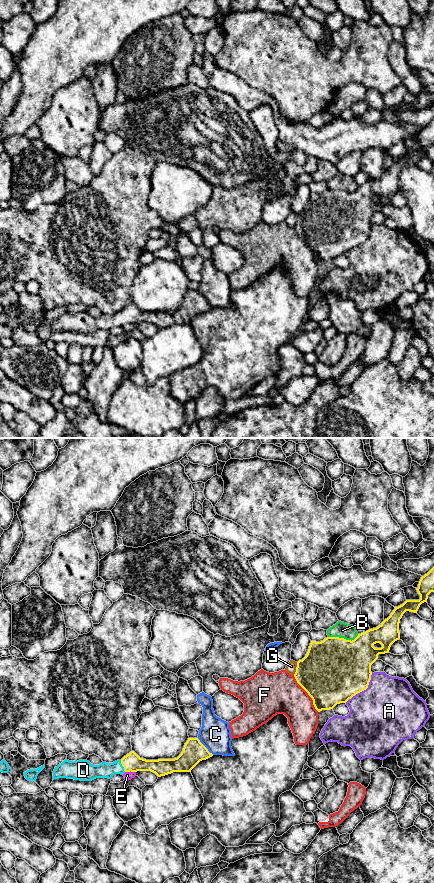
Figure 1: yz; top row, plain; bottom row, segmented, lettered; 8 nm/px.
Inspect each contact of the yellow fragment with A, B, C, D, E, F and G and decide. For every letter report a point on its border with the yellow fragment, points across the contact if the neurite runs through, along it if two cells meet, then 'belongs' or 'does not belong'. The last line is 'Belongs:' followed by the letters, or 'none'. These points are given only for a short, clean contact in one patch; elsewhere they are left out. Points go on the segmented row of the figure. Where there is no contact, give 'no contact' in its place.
A: yz (363, 690) | does not belong
B: yz (343, 638) | does not belong
C: yz (205, 747) | does not belong
D: yz (123, 766) | across yz (132, 762), (123, 766), (104, 770) | belongs
E: yz (130, 770) | along yz (135, 771), (125, 772) | does not belong
F: yz (307, 692) | does not belong
G: yz (296, 668) | does not belong
Belongs: D

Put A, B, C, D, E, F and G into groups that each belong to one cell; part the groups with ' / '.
A / B / C / D / E / F / G

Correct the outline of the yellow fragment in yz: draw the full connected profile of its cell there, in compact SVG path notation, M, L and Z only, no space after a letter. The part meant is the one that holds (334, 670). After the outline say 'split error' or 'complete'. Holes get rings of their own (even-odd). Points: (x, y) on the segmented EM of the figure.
M434 567L421 577L416 588L419 600L406 600L395 607L390 616L378 627L358 634L354 640L327 637L321 642L311 641L306 656L297 662L294 677L297 683L313 700L315 709L333 709L337 704L346 703L356 694L366 690L371 680L371 665L379 654L389 653L391 645L400 639L399 623L406 611L417 613L420 605L427 602L428 595L434 592Z; complete

